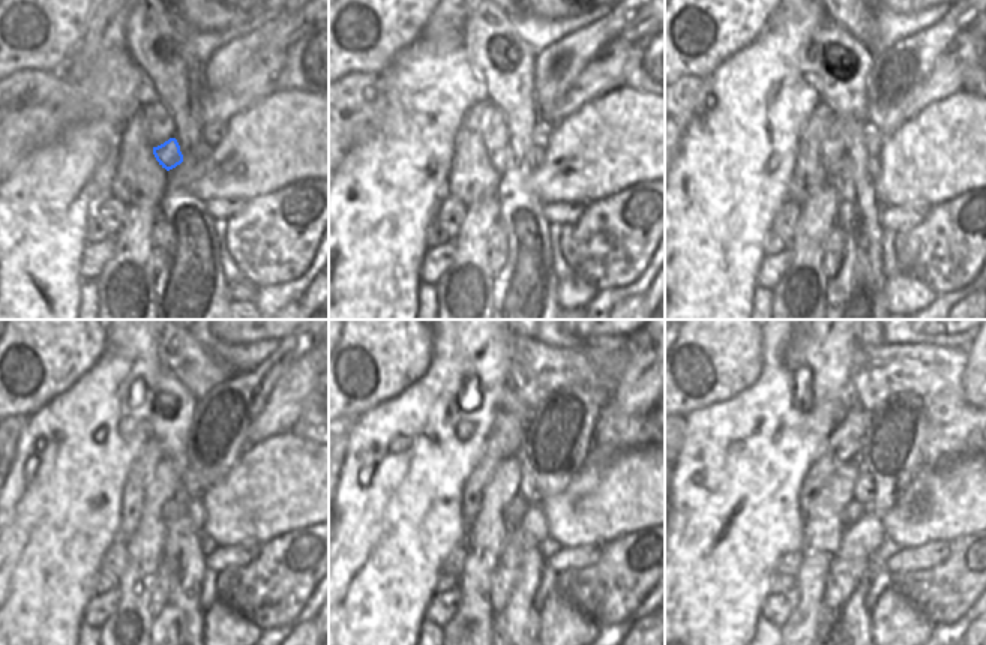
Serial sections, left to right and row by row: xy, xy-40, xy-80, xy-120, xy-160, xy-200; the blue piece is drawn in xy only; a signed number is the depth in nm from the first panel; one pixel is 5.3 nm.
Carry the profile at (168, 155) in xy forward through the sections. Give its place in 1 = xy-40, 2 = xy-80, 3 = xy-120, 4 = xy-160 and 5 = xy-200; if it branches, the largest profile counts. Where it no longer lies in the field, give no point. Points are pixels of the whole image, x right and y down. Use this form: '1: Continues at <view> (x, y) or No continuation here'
1: Continues at xy-40 (503, 159)
2: Continues at xy-80 (841, 168)
3: Continues at xy-120 (179, 506)
4: Continues at xy-160 (514, 513)
5: Continues at xy-200 (853, 512).

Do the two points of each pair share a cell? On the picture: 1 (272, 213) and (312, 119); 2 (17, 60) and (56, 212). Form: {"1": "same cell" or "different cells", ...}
{"1": "different cells", "2": "different cells"}

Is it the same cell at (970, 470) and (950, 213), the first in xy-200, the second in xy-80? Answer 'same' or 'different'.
different

